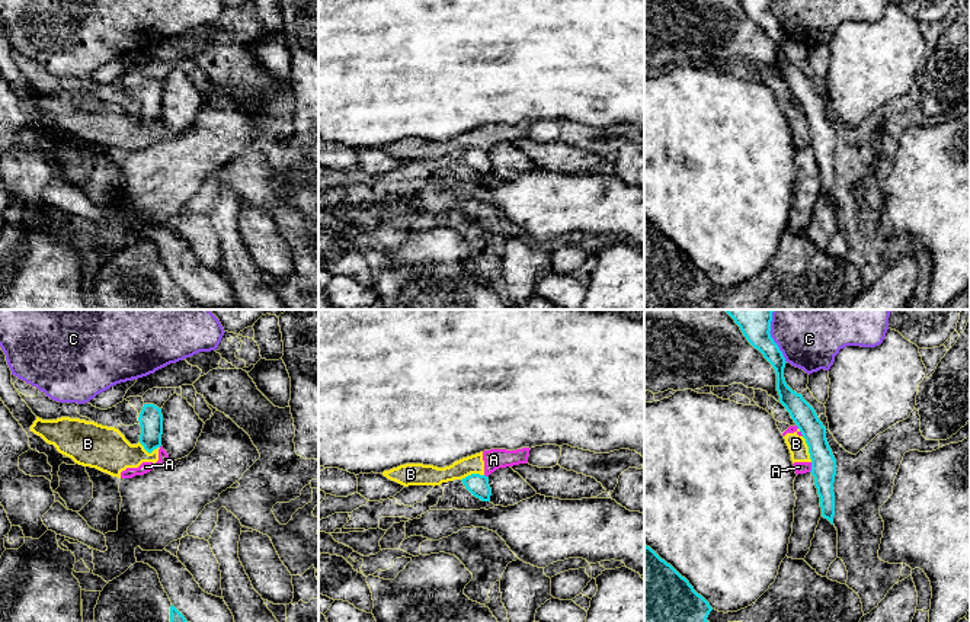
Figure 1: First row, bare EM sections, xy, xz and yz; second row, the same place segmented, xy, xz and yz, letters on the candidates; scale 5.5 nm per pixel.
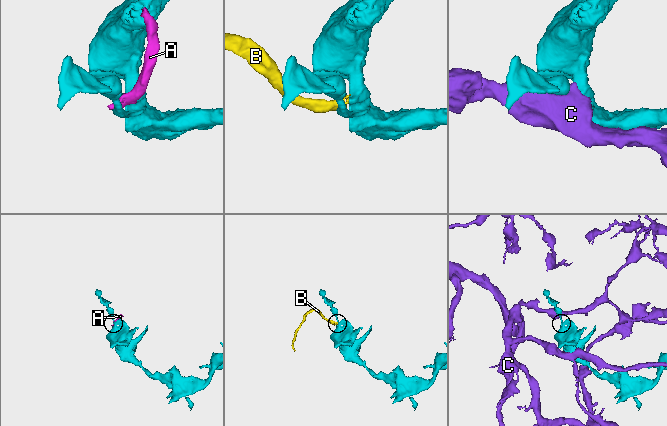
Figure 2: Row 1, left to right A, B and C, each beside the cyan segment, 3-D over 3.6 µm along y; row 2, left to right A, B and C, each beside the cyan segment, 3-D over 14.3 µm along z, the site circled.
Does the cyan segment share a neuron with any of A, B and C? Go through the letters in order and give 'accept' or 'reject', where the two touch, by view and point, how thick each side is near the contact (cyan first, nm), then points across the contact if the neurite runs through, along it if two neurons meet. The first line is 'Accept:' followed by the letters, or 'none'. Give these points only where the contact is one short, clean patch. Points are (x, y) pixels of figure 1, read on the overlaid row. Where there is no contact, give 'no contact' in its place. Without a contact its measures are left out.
Accept: none
A: reject | yz (812, 467) | 140/60 nm | along yz (812, 462), (809, 471)
B: reject | yz (809, 449) | 140/110 nm | along yz (802, 436), (812, 461)
C: reject | yz (770, 336) | 220/440 nm

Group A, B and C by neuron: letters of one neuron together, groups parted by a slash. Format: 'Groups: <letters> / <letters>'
Groups: A B / C

